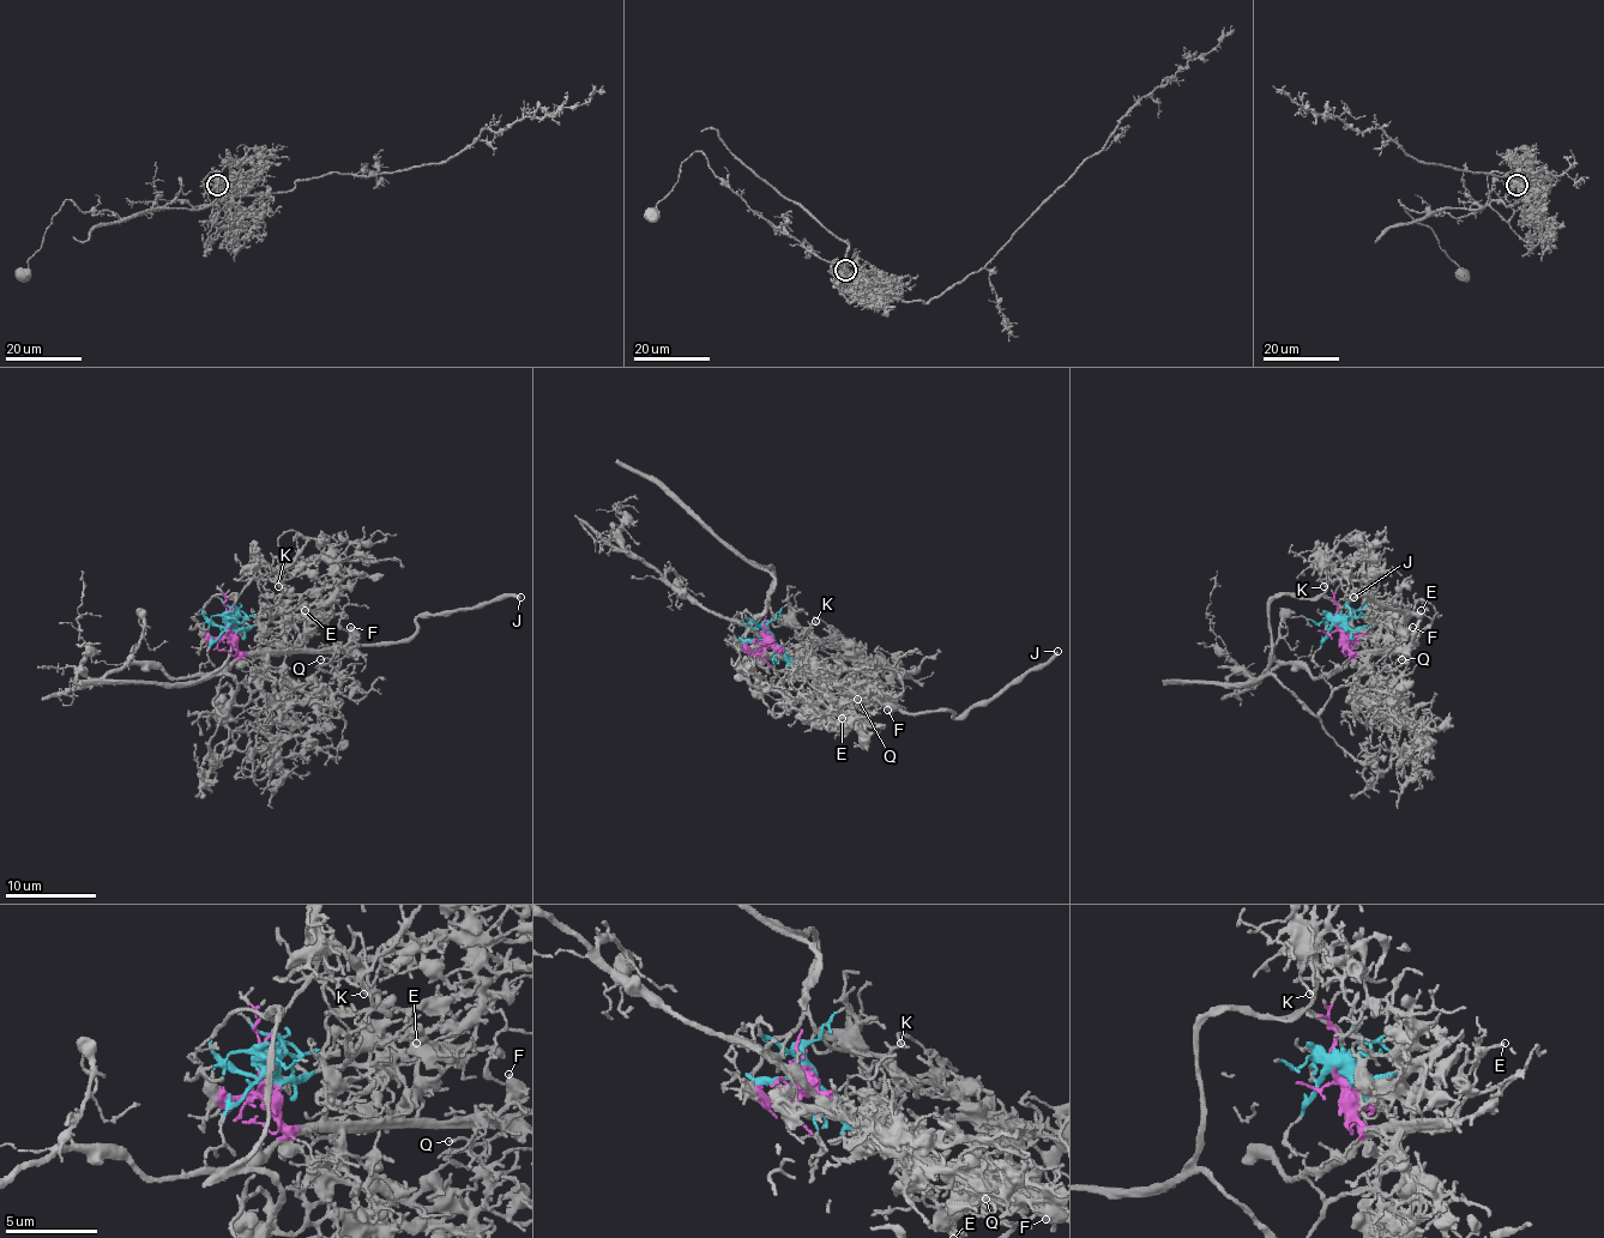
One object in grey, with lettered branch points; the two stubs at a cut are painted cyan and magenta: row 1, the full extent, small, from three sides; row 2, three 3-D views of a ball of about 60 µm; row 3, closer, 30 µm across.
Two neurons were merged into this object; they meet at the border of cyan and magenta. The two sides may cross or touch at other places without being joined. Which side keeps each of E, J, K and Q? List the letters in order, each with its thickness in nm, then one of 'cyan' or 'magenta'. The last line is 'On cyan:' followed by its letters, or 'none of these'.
E: 160 nm thick; cyan
J: 300 nm thick; magenta
K: 160 nm thick; cyan
Q: 100 nm thick; magenta
On cyan: E, K

